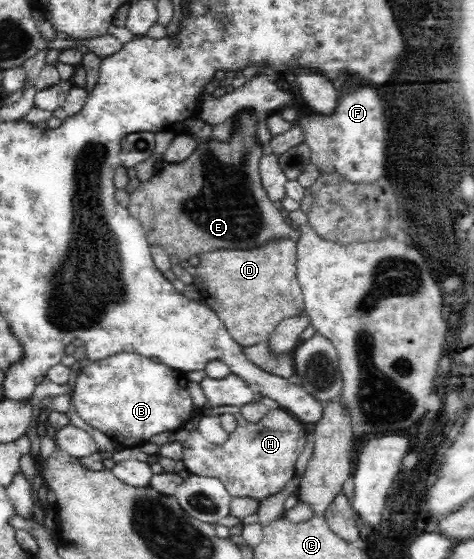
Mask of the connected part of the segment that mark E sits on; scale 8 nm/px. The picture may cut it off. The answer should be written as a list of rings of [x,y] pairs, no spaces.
[[[249,110],[240,111],[237,113],[235,130],[227,142],[217,142],[212,137],[201,140],[183,162],[165,162],[161,172],[154,171],[148,181],[130,193],[128,213],[140,222],[149,246],[159,245],[167,255],[187,261],[193,256],[199,257],[215,250],[253,250],[279,238],[297,240],[300,237],[298,231],[288,224],[287,218],[275,207],[261,184],[259,162],[264,151],[254,137],[255,125]]]

